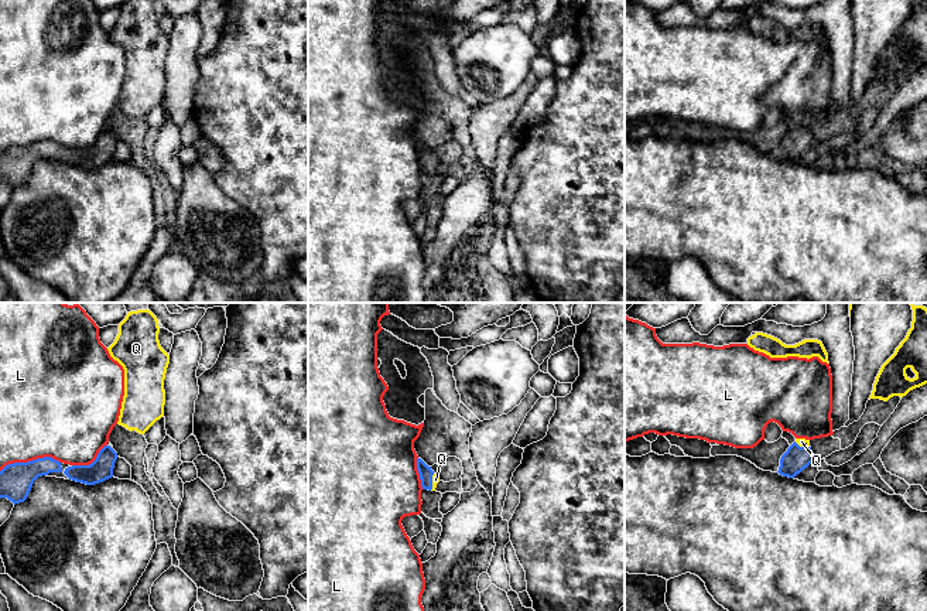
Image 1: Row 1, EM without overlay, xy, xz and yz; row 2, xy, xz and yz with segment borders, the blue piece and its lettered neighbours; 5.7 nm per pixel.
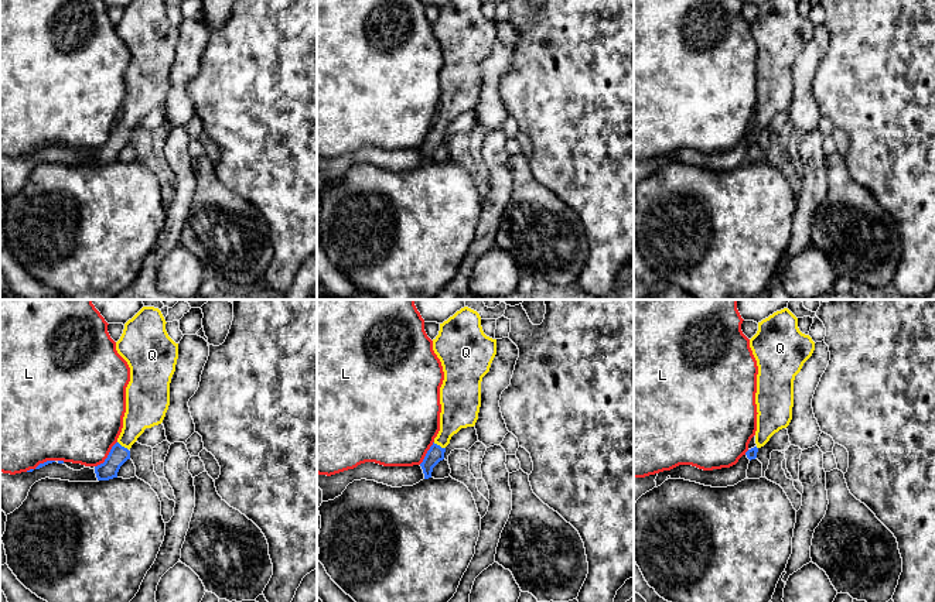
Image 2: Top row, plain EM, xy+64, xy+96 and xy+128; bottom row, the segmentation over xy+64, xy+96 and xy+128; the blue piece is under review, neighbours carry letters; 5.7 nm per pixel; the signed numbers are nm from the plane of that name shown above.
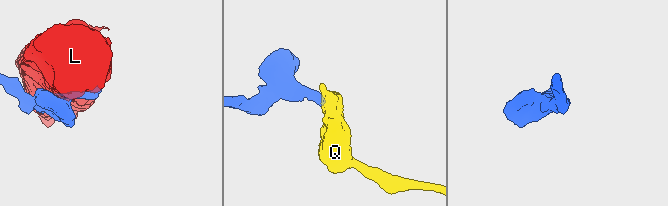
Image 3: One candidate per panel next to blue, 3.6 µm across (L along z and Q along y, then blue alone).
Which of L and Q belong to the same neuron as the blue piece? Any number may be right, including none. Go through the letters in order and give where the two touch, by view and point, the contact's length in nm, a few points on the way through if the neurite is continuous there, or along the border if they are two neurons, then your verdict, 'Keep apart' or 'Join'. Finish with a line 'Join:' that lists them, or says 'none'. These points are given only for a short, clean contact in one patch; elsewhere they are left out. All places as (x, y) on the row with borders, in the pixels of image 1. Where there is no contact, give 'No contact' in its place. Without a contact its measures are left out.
L: Touches blue at xy (30, 461). Shared border 340 nm. Keep apart
Q: Touches blue at xz (431, 483). Shared border 100 nm. Path across: xz (426, 473), (431, 483), (435, 480). Join
Join: Q

